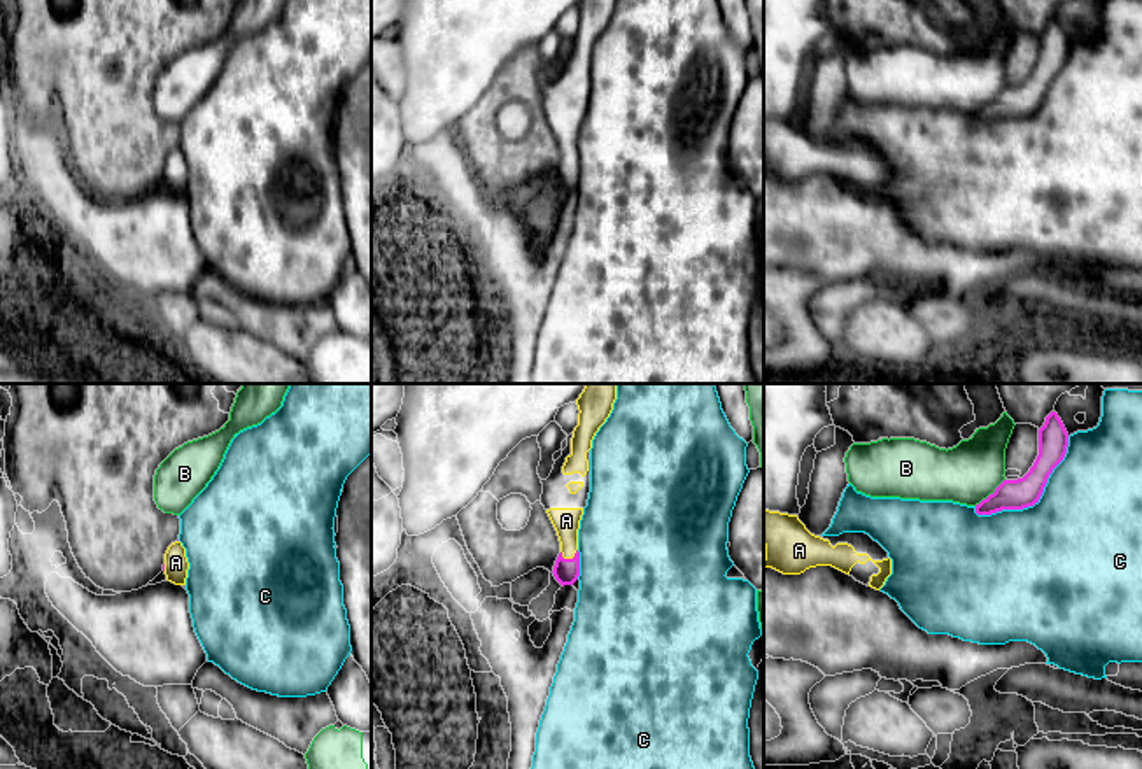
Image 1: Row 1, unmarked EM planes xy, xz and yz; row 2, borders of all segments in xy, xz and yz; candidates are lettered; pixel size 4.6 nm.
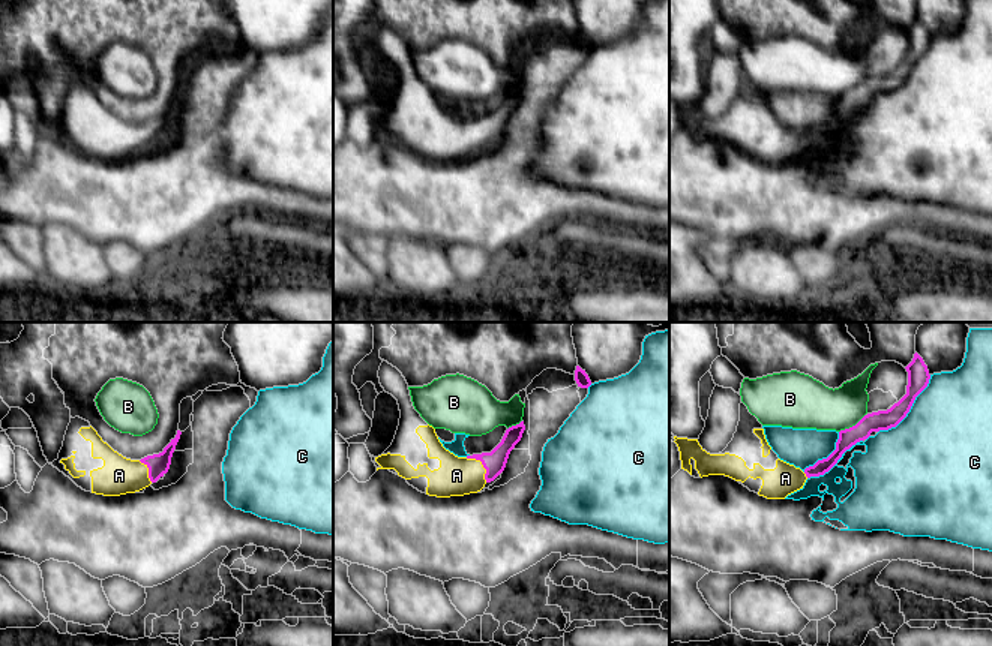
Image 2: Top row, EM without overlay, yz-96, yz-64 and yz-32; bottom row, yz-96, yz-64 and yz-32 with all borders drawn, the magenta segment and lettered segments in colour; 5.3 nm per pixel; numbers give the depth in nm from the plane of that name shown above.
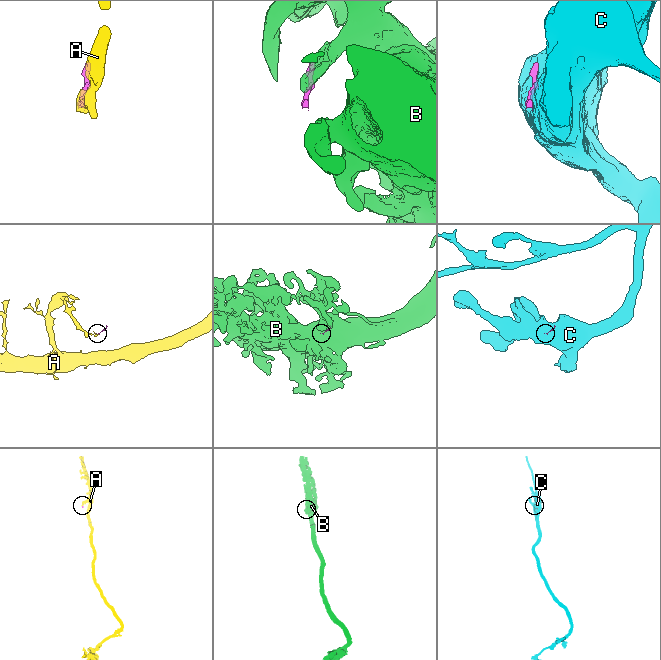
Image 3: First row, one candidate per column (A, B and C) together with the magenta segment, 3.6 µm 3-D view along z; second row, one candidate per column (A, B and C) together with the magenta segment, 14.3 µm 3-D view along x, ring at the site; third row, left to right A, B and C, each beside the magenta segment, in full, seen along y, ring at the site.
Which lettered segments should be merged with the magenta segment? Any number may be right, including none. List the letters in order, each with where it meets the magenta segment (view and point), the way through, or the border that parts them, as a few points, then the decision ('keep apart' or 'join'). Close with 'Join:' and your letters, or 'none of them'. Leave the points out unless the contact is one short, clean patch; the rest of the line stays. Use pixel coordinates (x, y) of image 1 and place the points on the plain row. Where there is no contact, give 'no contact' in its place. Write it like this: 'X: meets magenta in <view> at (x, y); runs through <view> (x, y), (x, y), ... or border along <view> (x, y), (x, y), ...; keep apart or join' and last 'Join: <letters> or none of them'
A: meets magenta in xz at (570, 167); runs through xz (566, 179), (570, 167), (566, 128); join
B: meets magenta in yz at (990, 102); border along yz (1004, 86), (974, 112); keep apart
C: meets magenta in yz at (1037, 107); keep apart
Join: A

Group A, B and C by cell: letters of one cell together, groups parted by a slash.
A / B / C

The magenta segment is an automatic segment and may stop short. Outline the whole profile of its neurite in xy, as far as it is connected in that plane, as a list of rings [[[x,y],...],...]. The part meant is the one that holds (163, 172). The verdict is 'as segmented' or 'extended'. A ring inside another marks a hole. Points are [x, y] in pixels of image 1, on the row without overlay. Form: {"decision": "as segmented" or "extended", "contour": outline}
{"decision": "extended", "contour": [[[175,149],[168,154],[165,161],[165,172],[163,179],[166,182],[166,187],[175,193],[186,193],[189,170],[186,165],[186,156],[180,149]]]}

